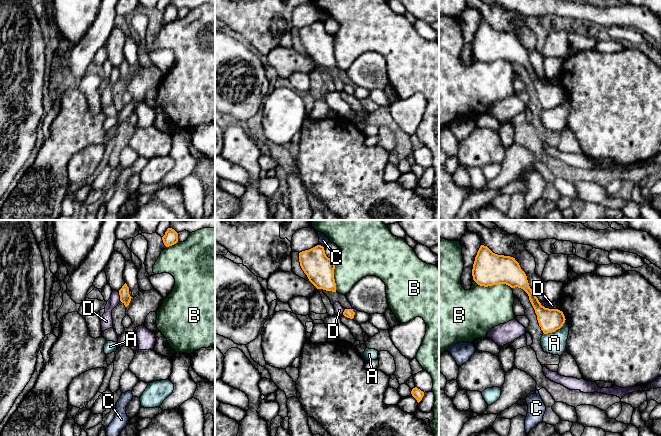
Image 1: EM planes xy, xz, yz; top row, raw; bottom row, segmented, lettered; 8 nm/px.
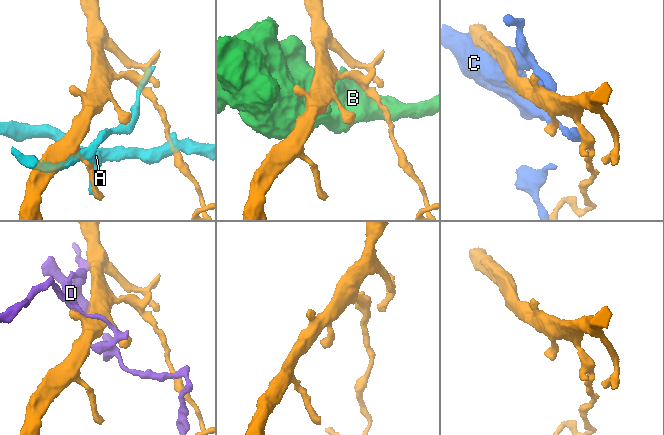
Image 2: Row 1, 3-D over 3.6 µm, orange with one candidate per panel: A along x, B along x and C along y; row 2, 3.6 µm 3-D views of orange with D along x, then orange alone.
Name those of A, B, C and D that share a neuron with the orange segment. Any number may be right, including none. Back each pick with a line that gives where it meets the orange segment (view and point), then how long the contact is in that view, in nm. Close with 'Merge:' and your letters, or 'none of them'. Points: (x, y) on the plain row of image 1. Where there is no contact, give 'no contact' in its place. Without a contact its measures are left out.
D: contact yz (547, 84); length 170 nm
Merge: D

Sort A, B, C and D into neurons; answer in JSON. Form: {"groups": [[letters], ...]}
{"groups": [["A"], ["B"], ["C"], ["D"]]}

